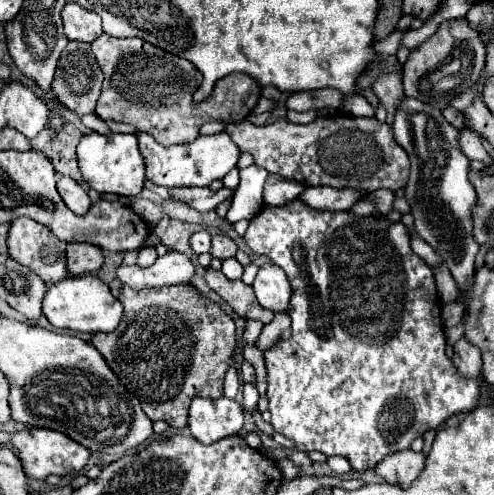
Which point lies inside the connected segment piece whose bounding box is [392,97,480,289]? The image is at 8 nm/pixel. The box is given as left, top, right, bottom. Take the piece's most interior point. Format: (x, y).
(441, 198)

